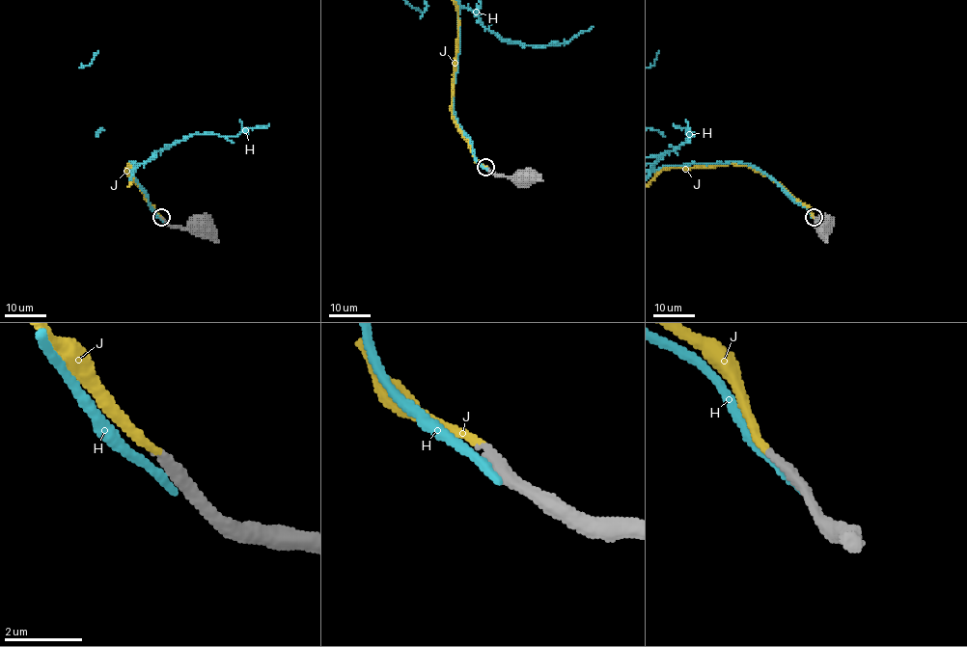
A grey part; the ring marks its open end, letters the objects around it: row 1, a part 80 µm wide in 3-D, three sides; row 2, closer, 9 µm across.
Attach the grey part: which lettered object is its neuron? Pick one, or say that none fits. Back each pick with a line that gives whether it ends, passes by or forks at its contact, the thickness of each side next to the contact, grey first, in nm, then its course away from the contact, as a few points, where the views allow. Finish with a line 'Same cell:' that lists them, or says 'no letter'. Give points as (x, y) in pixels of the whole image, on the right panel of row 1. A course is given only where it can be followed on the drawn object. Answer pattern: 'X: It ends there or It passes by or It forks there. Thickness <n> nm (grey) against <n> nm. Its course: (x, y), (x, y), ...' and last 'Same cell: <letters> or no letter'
J: It ends there. Thickness 320 nm (grey) against 200 nm
Same cell: J

